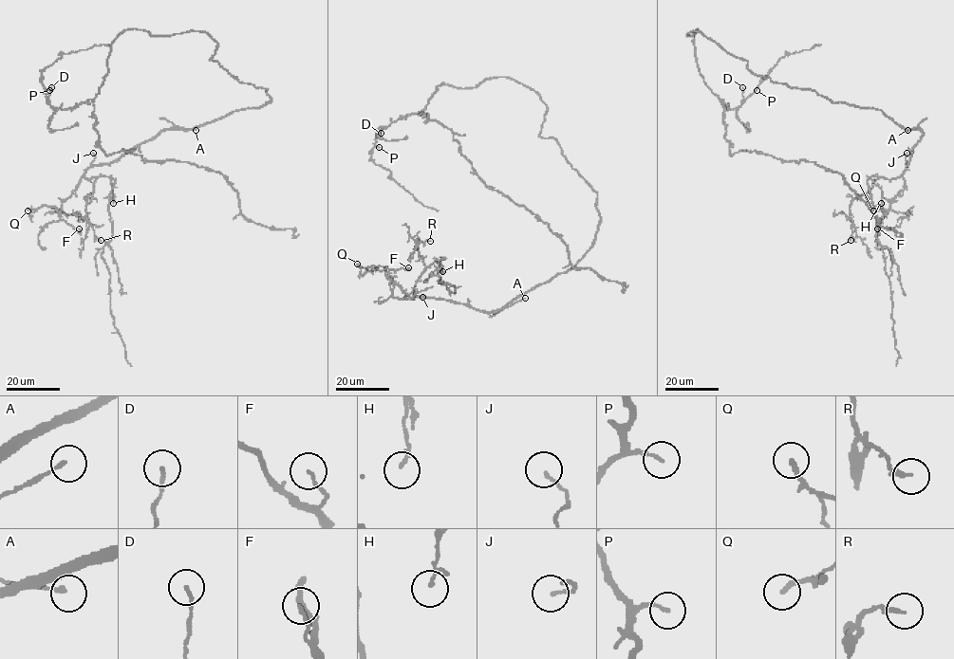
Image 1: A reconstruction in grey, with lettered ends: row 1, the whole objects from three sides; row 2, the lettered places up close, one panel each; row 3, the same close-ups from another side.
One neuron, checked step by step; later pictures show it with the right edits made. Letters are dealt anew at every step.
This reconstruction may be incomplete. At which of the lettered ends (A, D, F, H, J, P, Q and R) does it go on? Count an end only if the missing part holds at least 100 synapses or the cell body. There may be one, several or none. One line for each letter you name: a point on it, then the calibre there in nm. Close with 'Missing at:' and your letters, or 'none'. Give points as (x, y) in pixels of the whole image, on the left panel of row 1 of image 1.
Missing at: none

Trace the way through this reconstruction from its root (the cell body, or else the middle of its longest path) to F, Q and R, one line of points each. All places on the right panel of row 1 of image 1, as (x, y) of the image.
F: (747, 65), (773, 82), (877, 108), (905, 129), (922, 132), (903, 173), (905, 188), (877, 228)
Q: (747, 65), (773, 82), (877, 108), (905, 129), (922, 132), (903, 173), (905, 188), (888, 210), (873, 210)
R: (747, 65), (773, 82), (877, 108), (905, 129), (922, 132), (902, 174), (877, 178), (851, 201), (851, 240)

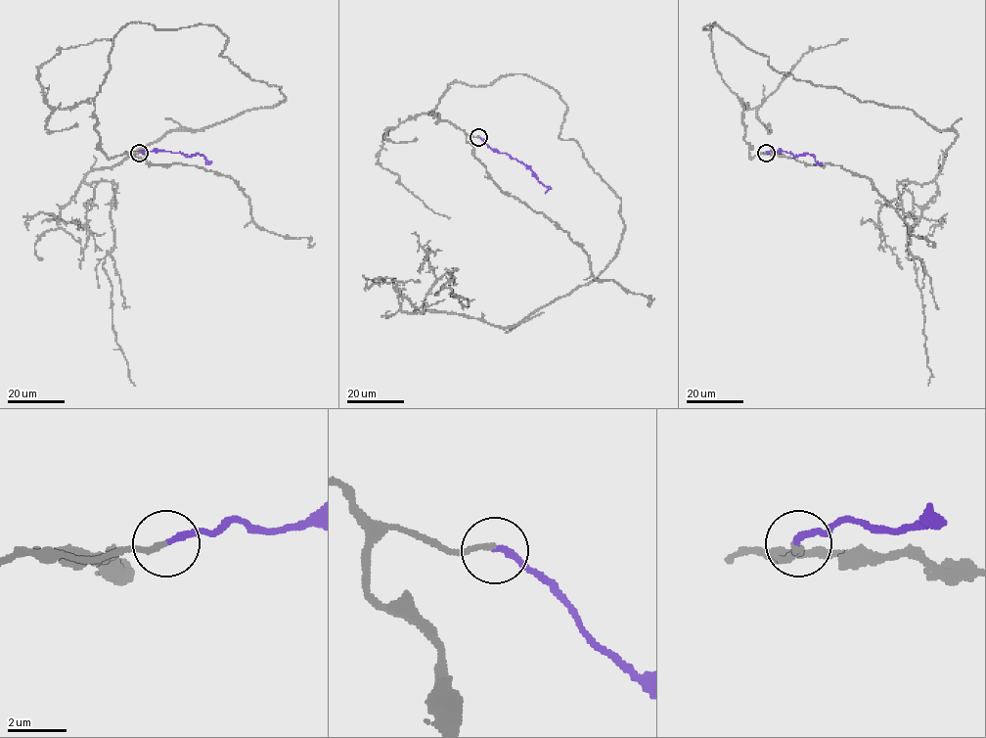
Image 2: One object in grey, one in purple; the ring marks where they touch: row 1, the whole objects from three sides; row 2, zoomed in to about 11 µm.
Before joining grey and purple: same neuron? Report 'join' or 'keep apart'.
join

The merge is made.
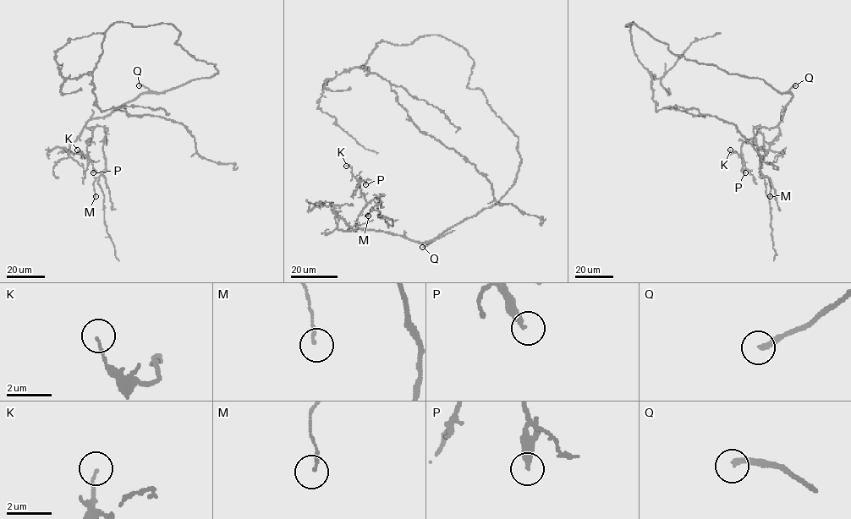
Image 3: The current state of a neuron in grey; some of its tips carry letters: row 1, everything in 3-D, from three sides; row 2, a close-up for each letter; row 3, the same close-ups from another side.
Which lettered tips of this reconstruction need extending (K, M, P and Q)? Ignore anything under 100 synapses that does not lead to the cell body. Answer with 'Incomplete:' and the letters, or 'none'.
Incomplete: Q

